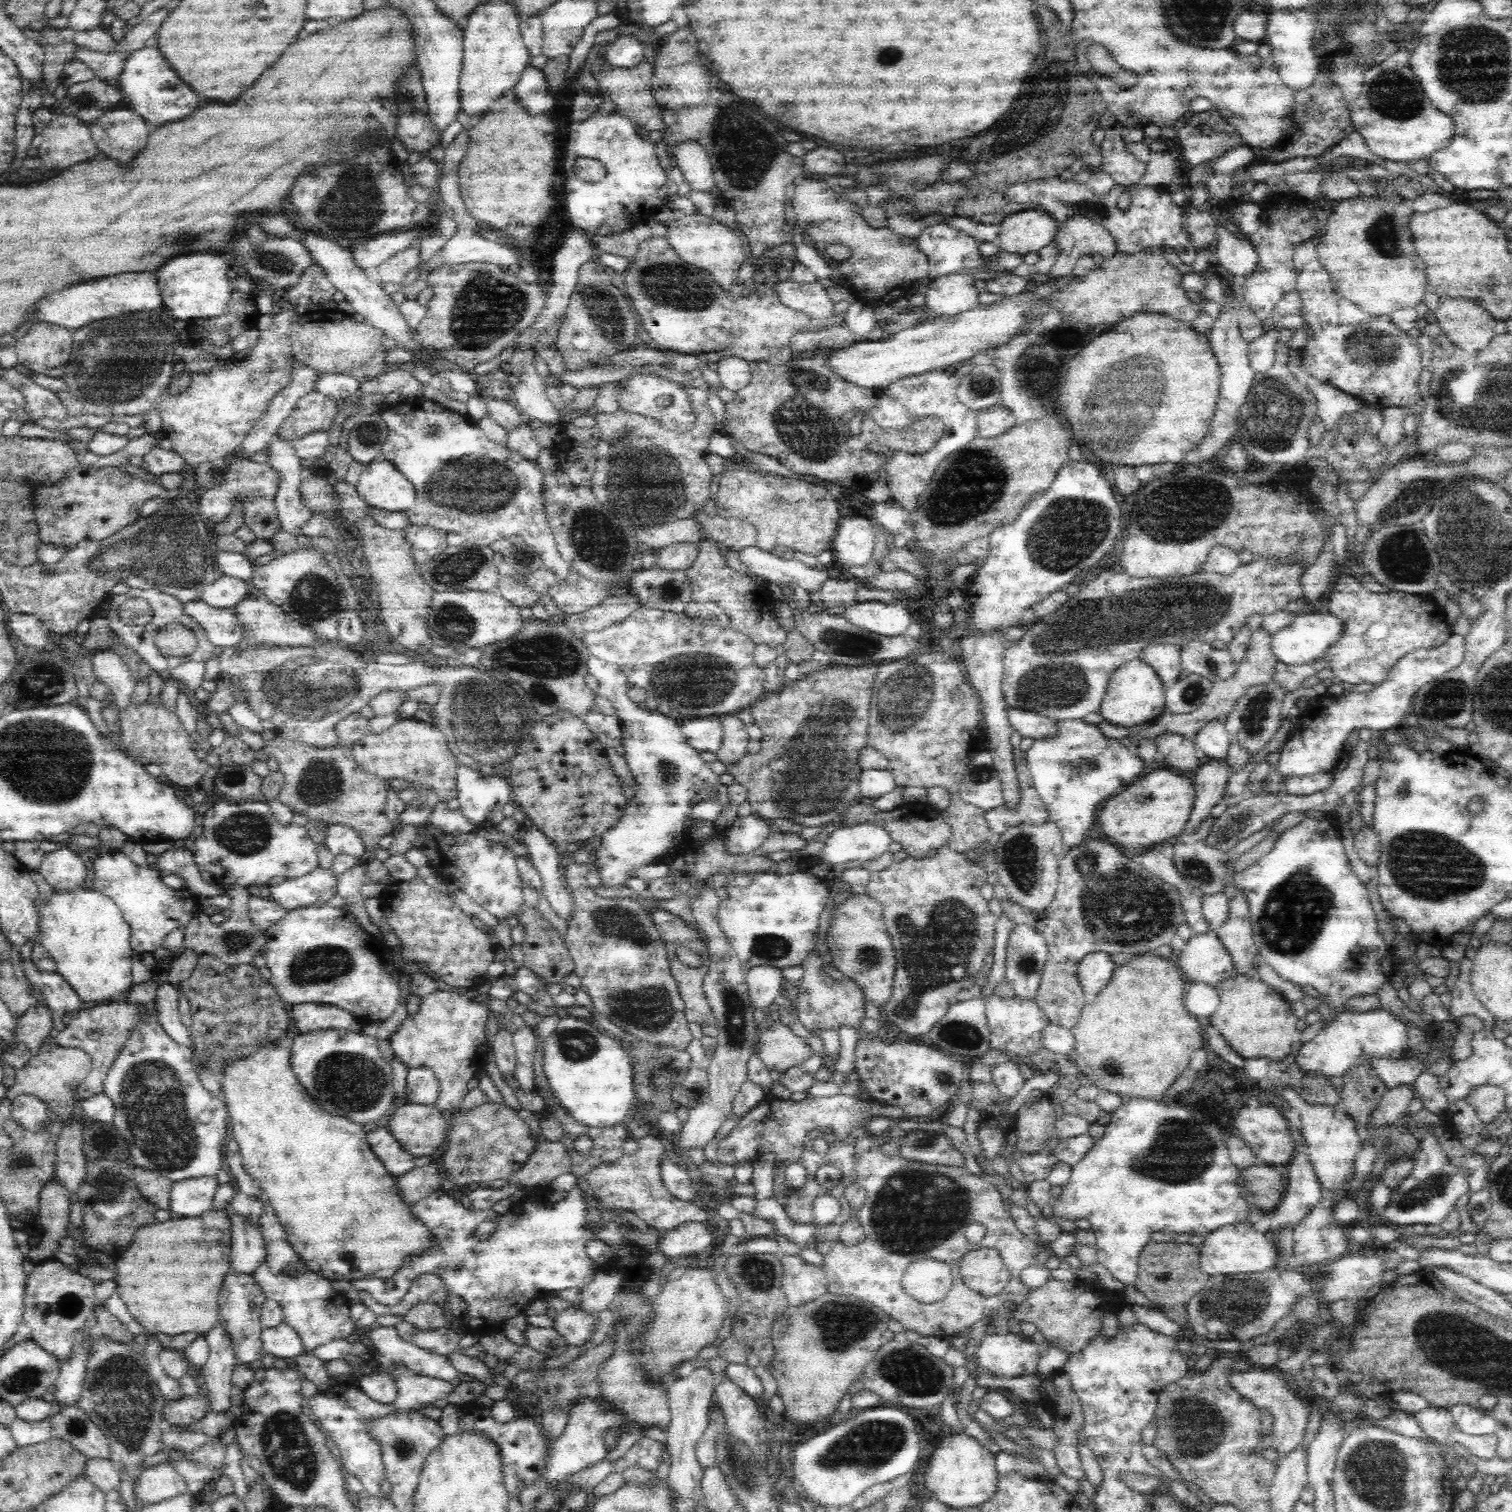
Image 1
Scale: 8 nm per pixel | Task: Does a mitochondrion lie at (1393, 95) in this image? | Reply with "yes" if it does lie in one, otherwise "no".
yes

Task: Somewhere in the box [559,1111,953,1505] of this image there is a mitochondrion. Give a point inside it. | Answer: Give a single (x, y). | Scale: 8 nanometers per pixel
(873, 1443)

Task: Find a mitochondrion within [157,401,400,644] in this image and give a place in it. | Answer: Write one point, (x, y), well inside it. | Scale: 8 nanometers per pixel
(315, 596)

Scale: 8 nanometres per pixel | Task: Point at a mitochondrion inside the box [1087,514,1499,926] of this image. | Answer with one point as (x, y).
(1419, 863)

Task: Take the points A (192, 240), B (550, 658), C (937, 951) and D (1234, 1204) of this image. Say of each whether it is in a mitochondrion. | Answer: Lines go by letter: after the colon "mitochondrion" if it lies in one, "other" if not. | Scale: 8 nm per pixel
A: mitochondrion
B: mitochondrion
C: mitochondrion
D: other

